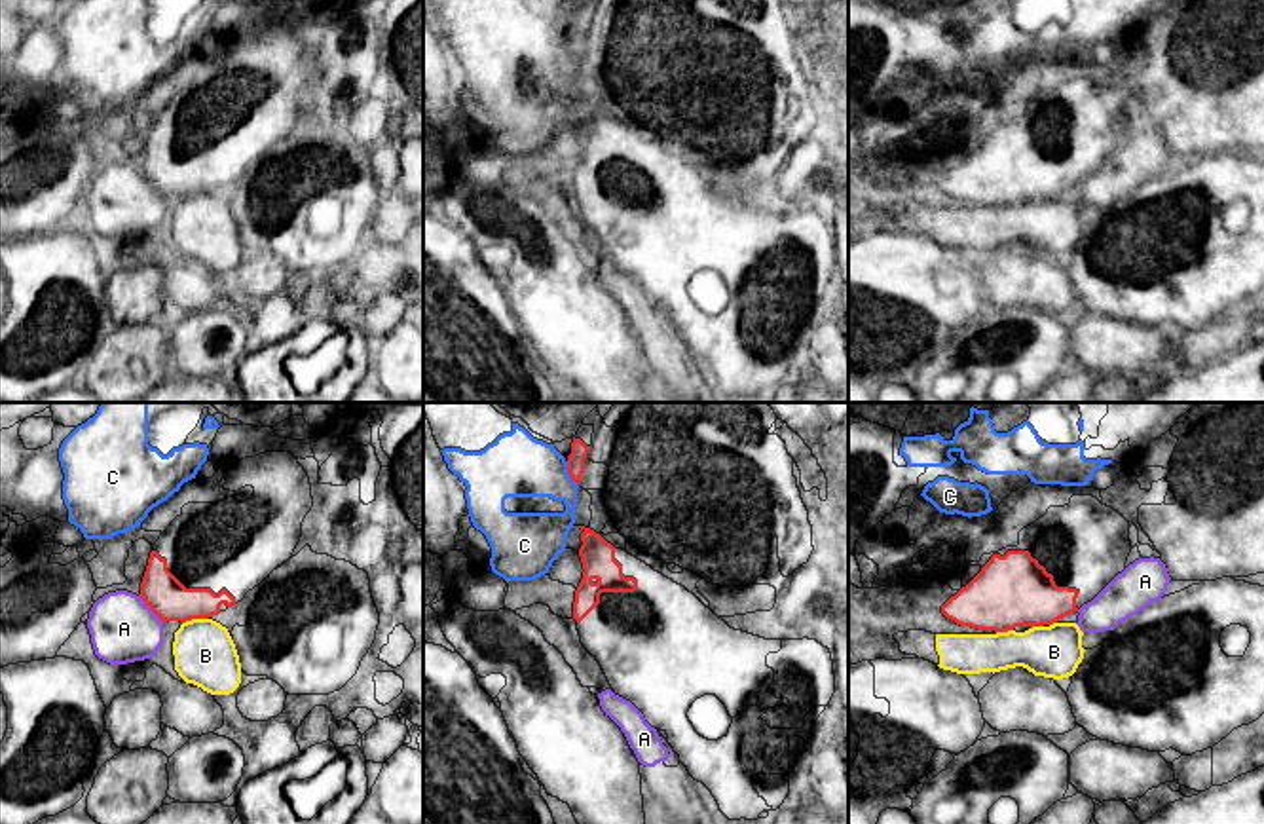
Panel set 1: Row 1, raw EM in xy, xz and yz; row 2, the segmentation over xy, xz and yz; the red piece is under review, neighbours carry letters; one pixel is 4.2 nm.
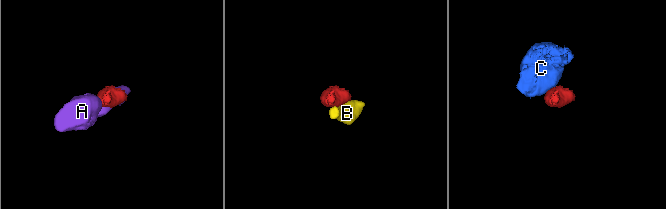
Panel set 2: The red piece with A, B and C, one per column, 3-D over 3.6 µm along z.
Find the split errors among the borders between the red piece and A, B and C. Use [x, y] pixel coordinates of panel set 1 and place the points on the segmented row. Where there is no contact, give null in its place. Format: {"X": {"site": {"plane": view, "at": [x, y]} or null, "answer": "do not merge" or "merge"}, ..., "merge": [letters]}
{"A": {"site": {"plane": "xy", "at": [150, 608]}, "answer": "do not merge"}, "B": {"site": {"plane": "xy", "at": [194, 618]}, "answer": "do not merge"}, "C": {"site": {"plane": "xz", "at": [570, 475]}, "answer": "do not merge"}, "merge": []}

